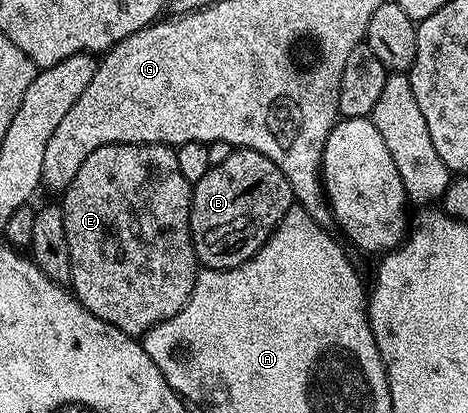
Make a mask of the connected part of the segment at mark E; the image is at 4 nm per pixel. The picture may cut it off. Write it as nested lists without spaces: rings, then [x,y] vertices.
[[[104,145],[87,159],[83,159],[83,167],[75,171],[75,179],[71,179],[69,188],[64,190],[61,210],[65,216],[67,227],[67,247],[71,251],[71,289],[78,301],[87,311],[91,311],[99,319],[119,327],[119,331],[128,333],[131,337],[140,338],[152,325],[158,325],[160,321],[171,319],[187,303],[191,291],[195,287],[195,279],[199,272],[199,262],[193,250],[193,240],[189,234],[189,212],[193,202],[193,185],[187,179],[183,179],[179,172],[177,154],[167,145]]]

